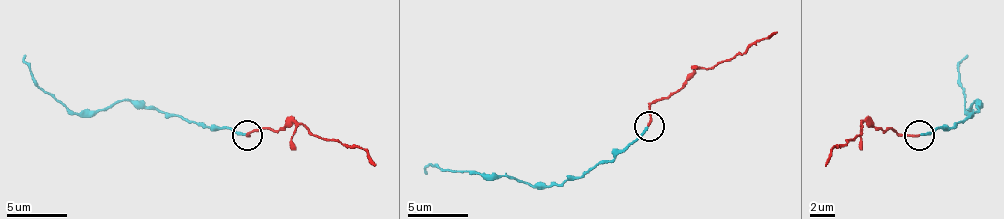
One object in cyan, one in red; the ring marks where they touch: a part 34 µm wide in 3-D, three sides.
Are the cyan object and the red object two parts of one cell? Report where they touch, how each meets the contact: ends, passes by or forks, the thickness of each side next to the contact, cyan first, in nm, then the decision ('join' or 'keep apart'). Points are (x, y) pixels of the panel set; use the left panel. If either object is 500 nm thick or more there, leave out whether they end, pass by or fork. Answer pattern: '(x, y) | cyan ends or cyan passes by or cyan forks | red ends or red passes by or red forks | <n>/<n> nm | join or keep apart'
(247, 135) | cyan ends | red ends | 190/190 nm | keep apart

